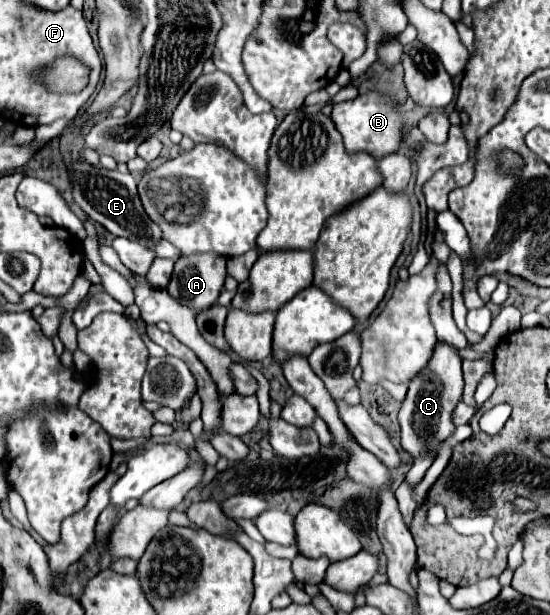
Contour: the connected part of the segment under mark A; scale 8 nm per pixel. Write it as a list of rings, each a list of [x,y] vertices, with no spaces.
[[[215,253],[181,257],[175,263],[173,277],[165,289],[181,305],[201,313],[217,303],[217,297],[223,291],[225,275],[225,257]]]

